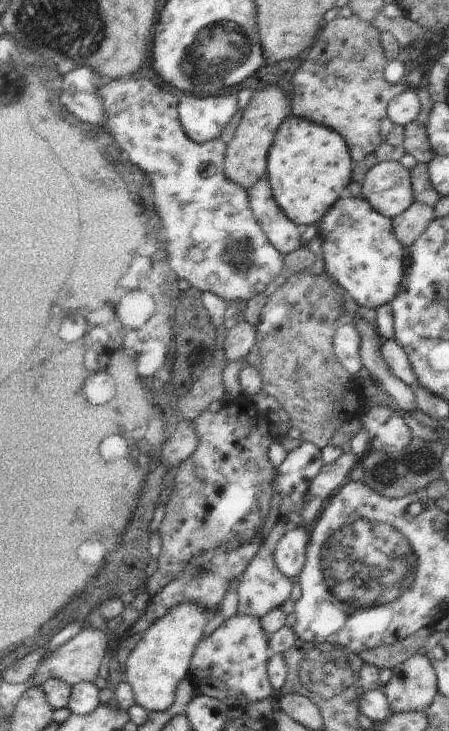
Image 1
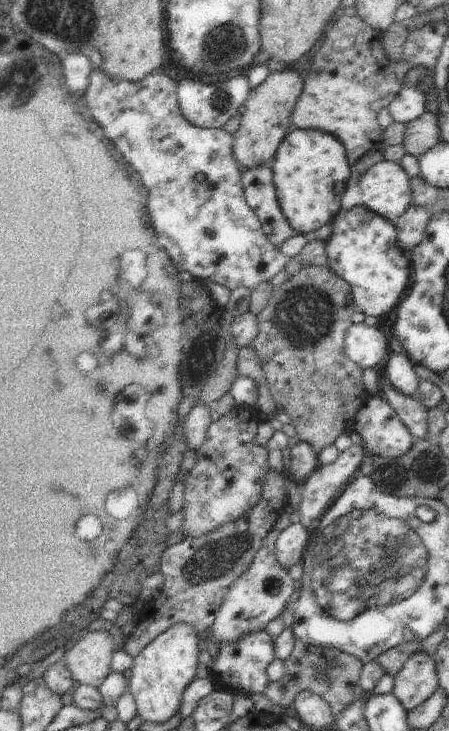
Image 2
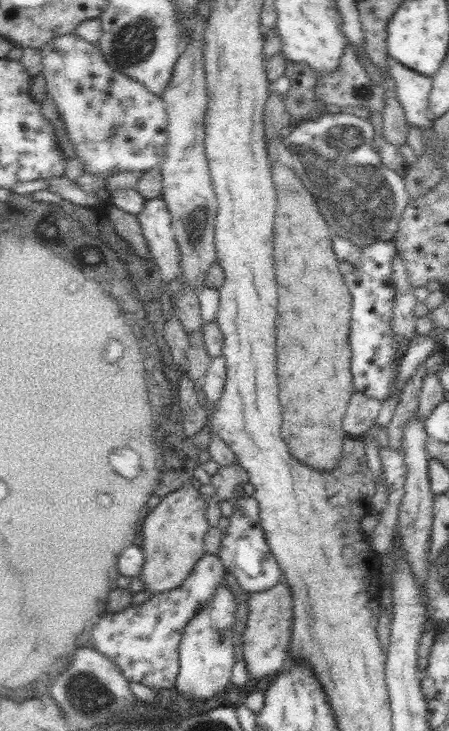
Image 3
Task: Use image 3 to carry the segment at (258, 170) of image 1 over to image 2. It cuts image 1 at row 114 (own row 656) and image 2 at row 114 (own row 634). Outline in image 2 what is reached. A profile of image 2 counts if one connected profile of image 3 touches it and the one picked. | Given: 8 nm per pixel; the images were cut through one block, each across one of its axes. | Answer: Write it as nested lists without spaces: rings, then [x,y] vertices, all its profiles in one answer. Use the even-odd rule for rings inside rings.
[[[285,69],[270,75],[257,88],[252,89],[246,99],[244,112],[238,130],[233,134],[233,155],[239,164],[242,172],[244,170],[253,169],[263,165],[275,155],[279,144],[288,134],[288,127],[291,123],[291,116],[294,105],[303,89],[304,78],[300,78],[300,74],[294,70]]]

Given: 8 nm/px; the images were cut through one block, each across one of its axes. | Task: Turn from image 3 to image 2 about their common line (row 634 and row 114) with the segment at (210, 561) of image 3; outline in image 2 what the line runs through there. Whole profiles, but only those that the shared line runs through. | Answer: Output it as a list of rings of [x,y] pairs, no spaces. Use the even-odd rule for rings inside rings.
[[[98,68],[91,74],[91,86],[88,86],[83,97],[86,100],[89,114],[101,124],[102,132],[116,144],[118,152],[122,152],[126,156],[126,160],[134,166],[134,170],[140,174],[144,186],[148,188],[148,212],[150,212],[152,224],[156,228],[158,246],[168,252],[168,256],[174,260],[174,264],[176,264],[176,268],[180,272],[186,272],[187,270],[195,279],[198,279],[203,284],[212,280],[212,282],[222,284],[222,286],[226,286],[226,288],[233,291],[238,287],[246,287],[250,290],[255,289],[259,284],[269,282],[278,272],[286,268],[289,256],[286,256],[280,249],[277,249],[266,238],[266,235],[262,232],[256,213],[248,206],[246,197],[243,195],[243,186],[241,183],[242,170],[233,155],[233,135],[222,129],[203,129],[190,124],[184,118],[179,107],[176,81],[168,78],[168,76],[164,76],[164,74],[158,74],[156,71],[147,74],[138,82],[113,81],[104,71]]]

